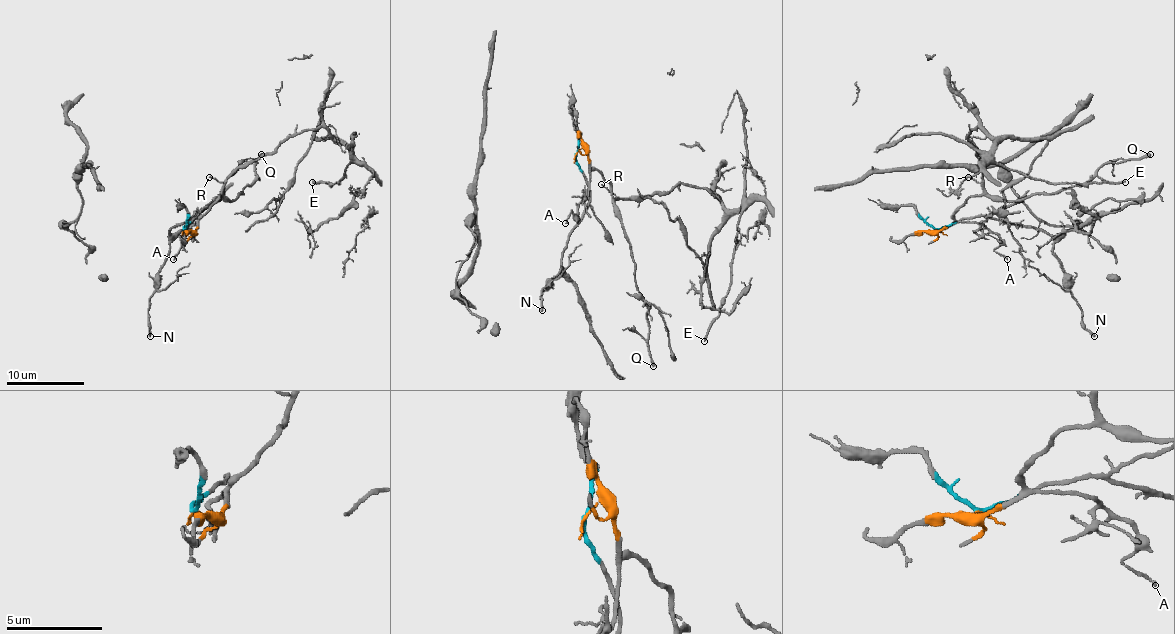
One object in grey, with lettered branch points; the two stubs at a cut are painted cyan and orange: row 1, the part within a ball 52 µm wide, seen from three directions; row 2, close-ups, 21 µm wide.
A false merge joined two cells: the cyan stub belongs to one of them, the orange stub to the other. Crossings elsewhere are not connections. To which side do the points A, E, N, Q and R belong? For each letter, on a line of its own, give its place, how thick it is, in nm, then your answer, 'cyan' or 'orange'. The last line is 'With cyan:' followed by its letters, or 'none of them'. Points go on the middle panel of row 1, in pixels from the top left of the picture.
A: at (565, 223); 120 nm thick; orange
E: at (704, 341); 200 nm thick; orange
N: at (542, 310); 200 nm thick; cyan
Q: at (653, 366); 300 nm thick; orange
R: at (601, 184); 100 nm thick; orange
With cyan: N

